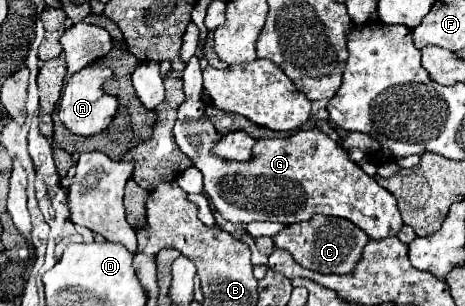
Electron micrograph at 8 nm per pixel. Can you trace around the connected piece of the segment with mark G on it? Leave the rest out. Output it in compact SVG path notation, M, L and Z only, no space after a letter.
M192 57L182 71L186 101L178 109L174 125L174 139L184 155L194 159L194 165L204 175L204 193L214 209L230 223L278 221L284 225L306 221L316 213L344 217L356 223L370 239L386 239L398 235L402 219L396 199L368 177L324 131L300 131L286 139L262 139L254 145L254 159L250 163L224 163L210 155L212 143L218 141L214 125L204 115L202 99L202 71L200 59Z

